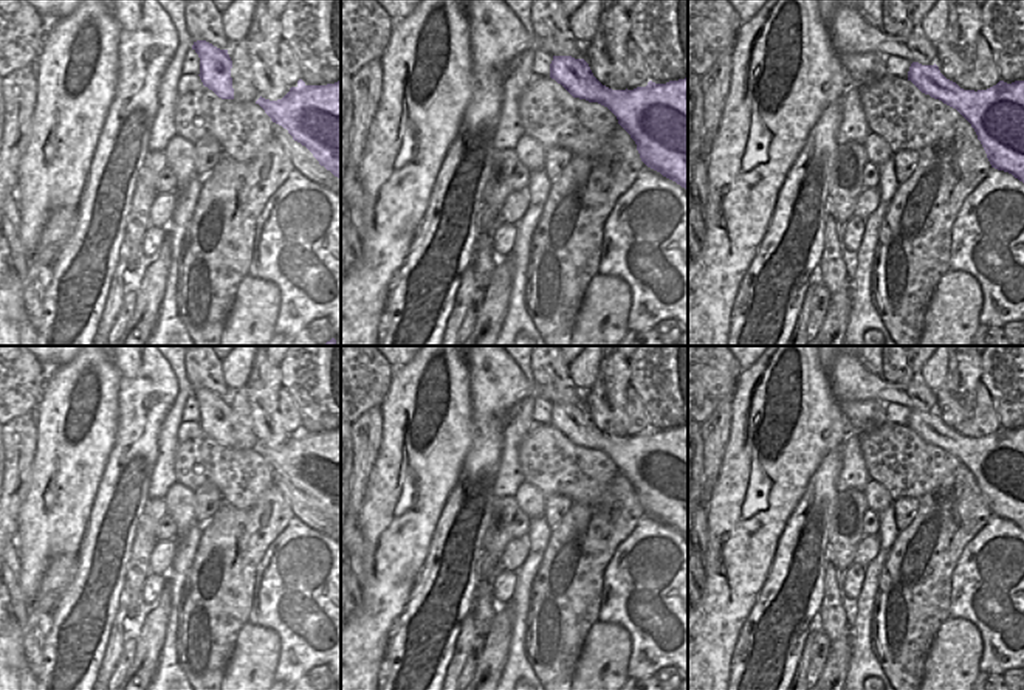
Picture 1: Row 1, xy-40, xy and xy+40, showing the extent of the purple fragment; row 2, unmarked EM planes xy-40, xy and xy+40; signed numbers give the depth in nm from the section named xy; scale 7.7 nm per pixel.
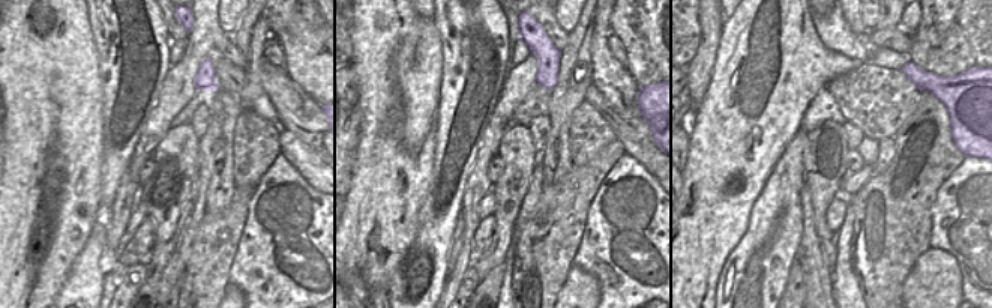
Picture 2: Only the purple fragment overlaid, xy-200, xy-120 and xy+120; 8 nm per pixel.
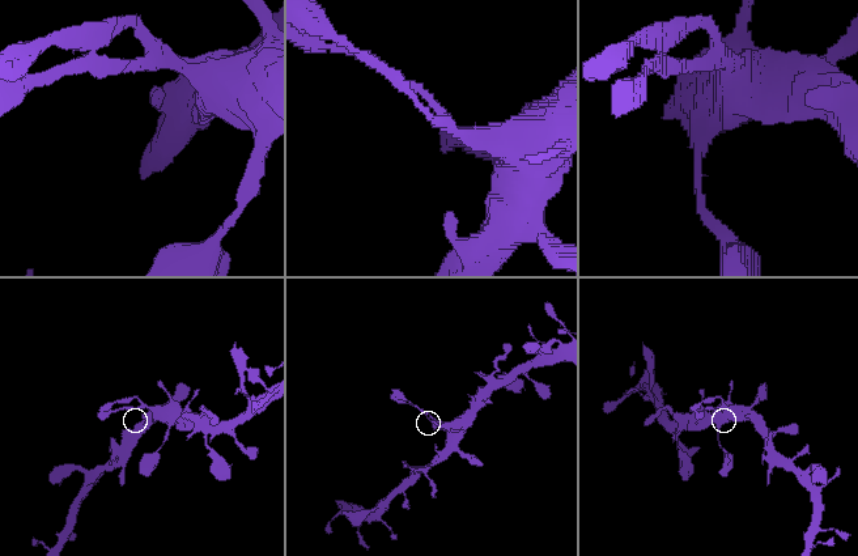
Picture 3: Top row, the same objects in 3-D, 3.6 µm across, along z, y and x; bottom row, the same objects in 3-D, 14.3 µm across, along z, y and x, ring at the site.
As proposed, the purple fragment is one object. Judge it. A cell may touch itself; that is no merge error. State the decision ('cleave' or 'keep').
cleave

